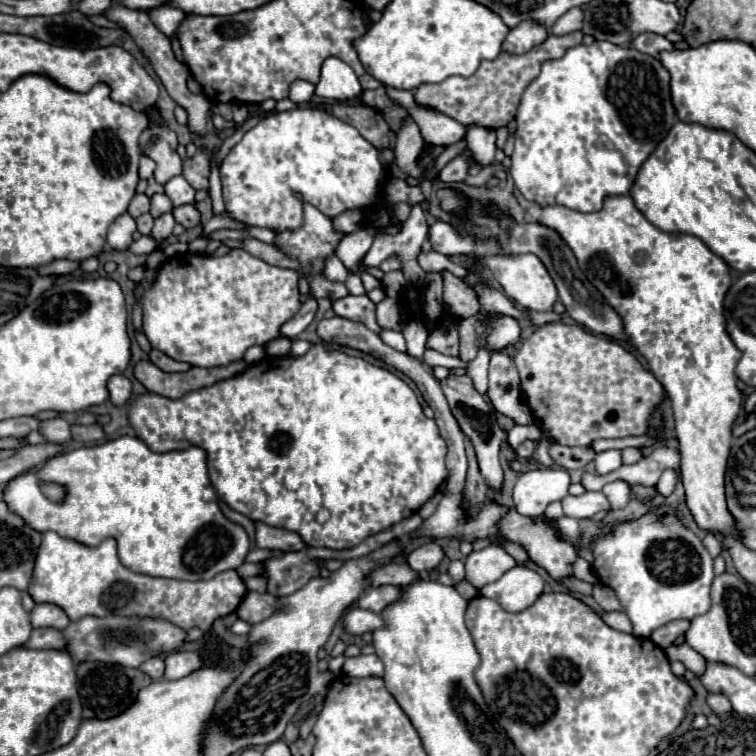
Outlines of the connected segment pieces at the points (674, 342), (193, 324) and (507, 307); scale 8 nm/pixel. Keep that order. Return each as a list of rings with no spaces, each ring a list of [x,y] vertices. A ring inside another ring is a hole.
[[[628,194],[608,196],[604,208],[582,214],[566,206],[544,206],[538,224],[556,230],[572,248],[586,278],[600,290],[608,304],[620,314],[624,330],[632,340],[634,350],[644,356],[656,380],[664,386],[672,400],[676,436],[680,442],[680,478],[686,492],[686,506],[694,522],[710,534],[730,534],[740,540],[736,518],[726,506],[726,462],[732,446],[732,428],[742,408],[742,394],[736,386],[734,368],[742,352],[726,334],[722,298],[730,288],[730,270],[722,258],[690,234],[670,234],[650,224],[634,206]]]
[[[230,250],[220,258],[178,254],[166,260],[142,298],[144,334],[152,348],[190,366],[226,366],[242,360],[250,346],[278,336],[284,322],[300,310],[298,274],[266,264],[246,250]]]
[[[480,286],[478,288],[478,294],[480,294],[480,310],[484,314],[506,314],[506,316],[524,316],[520,310],[516,310],[516,306],[512,304],[512,300],[508,300],[502,292],[496,292],[488,286]]]

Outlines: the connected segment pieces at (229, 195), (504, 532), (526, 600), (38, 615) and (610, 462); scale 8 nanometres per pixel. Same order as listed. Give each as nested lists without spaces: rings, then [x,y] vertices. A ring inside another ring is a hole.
[[[288,110],[266,116],[250,128],[222,160],[220,178],[228,216],[246,226],[274,232],[296,230],[304,222],[304,204],[312,204],[328,218],[336,218],[344,210],[360,210],[366,220],[374,224],[382,216],[380,182],[384,180],[384,162],[378,150],[354,126],[324,110]]]
[[[508,508],[508,512],[498,520],[498,532],[500,532],[500,536],[504,538],[504,540],[510,540],[510,542],[514,542],[514,544],[518,544],[518,546],[522,546],[526,552],[528,552],[528,558],[536,564],[536,566],[540,566],[540,568],[544,568],[548,574],[550,574],[550,578],[554,578],[554,580],[564,580],[564,578],[570,578],[570,576],[574,576],[574,562],[576,562],[576,558],[578,558],[578,550],[572,546],[572,542],[568,542],[562,534],[560,534],[560,530],[550,522],[550,520],[546,520],[544,516],[540,516],[540,518],[530,518],[530,516],[522,516],[522,514],[518,514],[514,508]]]
[[[514,566],[500,580],[486,584],[480,594],[494,598],[508,612],[522,612],[544,590],[542,576],[528,566]]]
[[[36,604],[34,610],[30,612],[30,618],[32,618],[32,628],[48,628],[50,626],[50,628],[64,630],[70,624],[64,610],[54,604]]]
[[[620,450],[600,452],[600,454],[596,454],[594,462],[596,462],[598,474],[608,474],[612,470],[618,470],[620,468]]]

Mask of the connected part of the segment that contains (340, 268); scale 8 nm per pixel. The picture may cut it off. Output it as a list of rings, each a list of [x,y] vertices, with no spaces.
[[[334,254],[328,256],[328,258],[324,258],[324,274],[326,274],[326,278],[336,280],[336,282],[344,282],[348,278],[346,266]]]

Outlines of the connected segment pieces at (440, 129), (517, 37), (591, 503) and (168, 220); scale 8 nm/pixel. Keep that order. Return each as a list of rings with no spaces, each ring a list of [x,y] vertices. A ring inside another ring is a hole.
[[[388,88],[388,96],[394,98],[396,102],[400,102],[402,106],[406,106],[406,110],[410,112],[412,120],[420,126],[422,138],[426,140],[426,144],[432,146],[454,146],[456,142],[460,142],[466,134],[466,126],[432,110],[426,106],[416,106],[412,100],[412,92],[408,90],[396,90],[396,88]]]
[[[530,22],[530,26],[528,24],[516,26],[514,30],[508,32],[508,36],[502,44],[502,50],[512,52],[512,54],[524,54],[532,46],[540,44],[546,38],[546,34],[548,34],[548,30],[544,26],[534,26],[534,22]]]
[[[584,492],[582,496],[566,496],[562,498],[562,508],[564,508],[564,516],[570,518],[592,518],[596,512],[612,510],[612,504],[608,502],[608,498],[602,492]]]
[[[168,212],[168,214],[162,214],[160,218],[154,220],[154,228],[150,232],[150,236],[154,240],[166,240],[172,236],[172,230],[174,230],[174,216]]]

